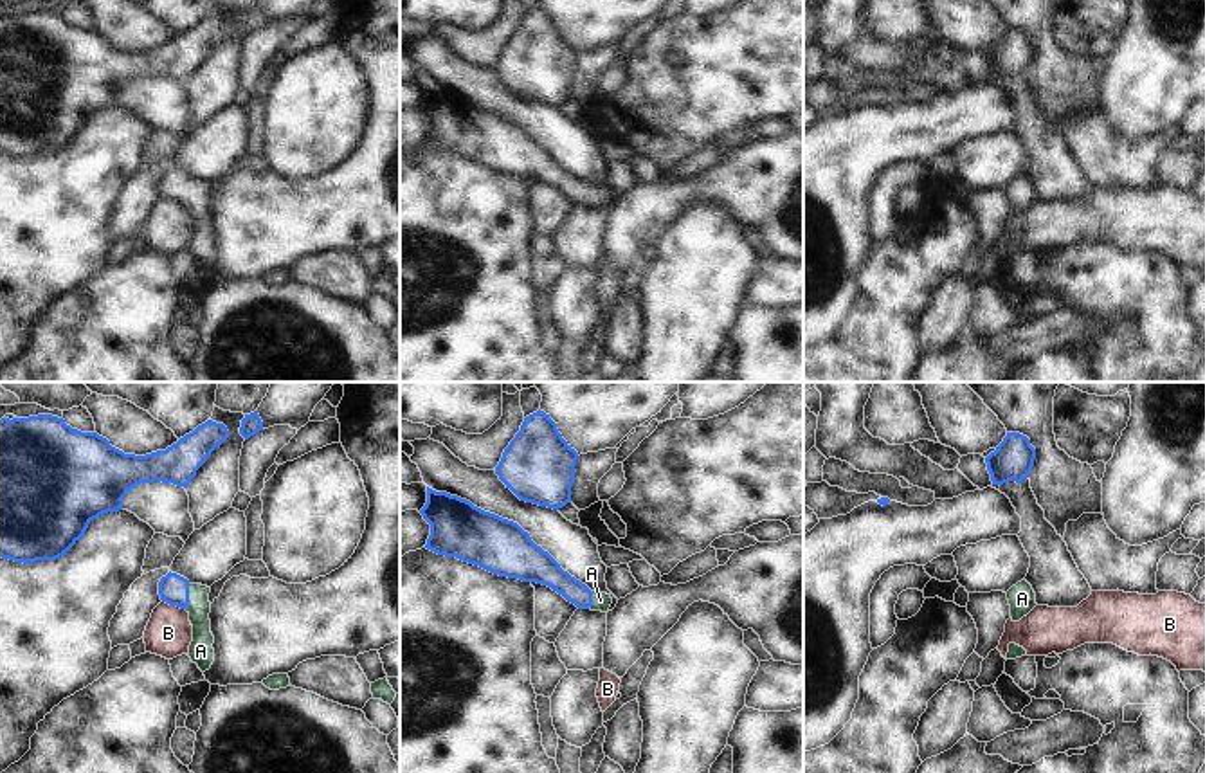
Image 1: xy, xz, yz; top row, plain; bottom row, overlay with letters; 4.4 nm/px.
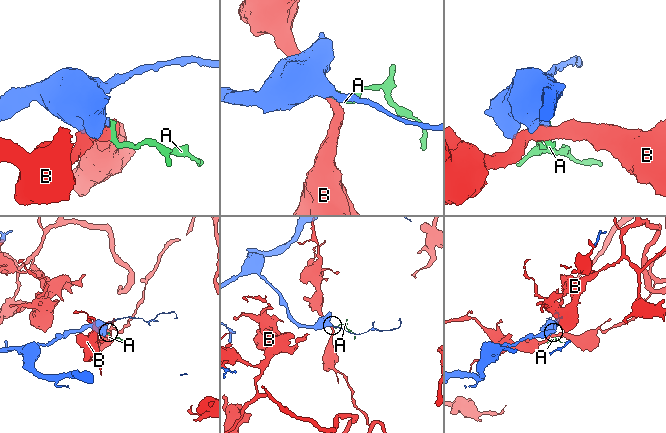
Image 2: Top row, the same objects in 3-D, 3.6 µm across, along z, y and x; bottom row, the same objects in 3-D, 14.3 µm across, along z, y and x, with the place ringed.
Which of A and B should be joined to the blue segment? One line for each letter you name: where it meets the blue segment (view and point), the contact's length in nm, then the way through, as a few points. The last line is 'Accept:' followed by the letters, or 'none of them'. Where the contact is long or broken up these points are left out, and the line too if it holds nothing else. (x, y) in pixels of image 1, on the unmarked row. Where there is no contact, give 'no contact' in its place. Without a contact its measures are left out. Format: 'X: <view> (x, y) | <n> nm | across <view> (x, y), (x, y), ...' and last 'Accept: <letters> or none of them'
A: xy (188, 193) | 120 nm | across xy (173, 186), (188, 193), (199, 204), (200, 247)
Accept: A

